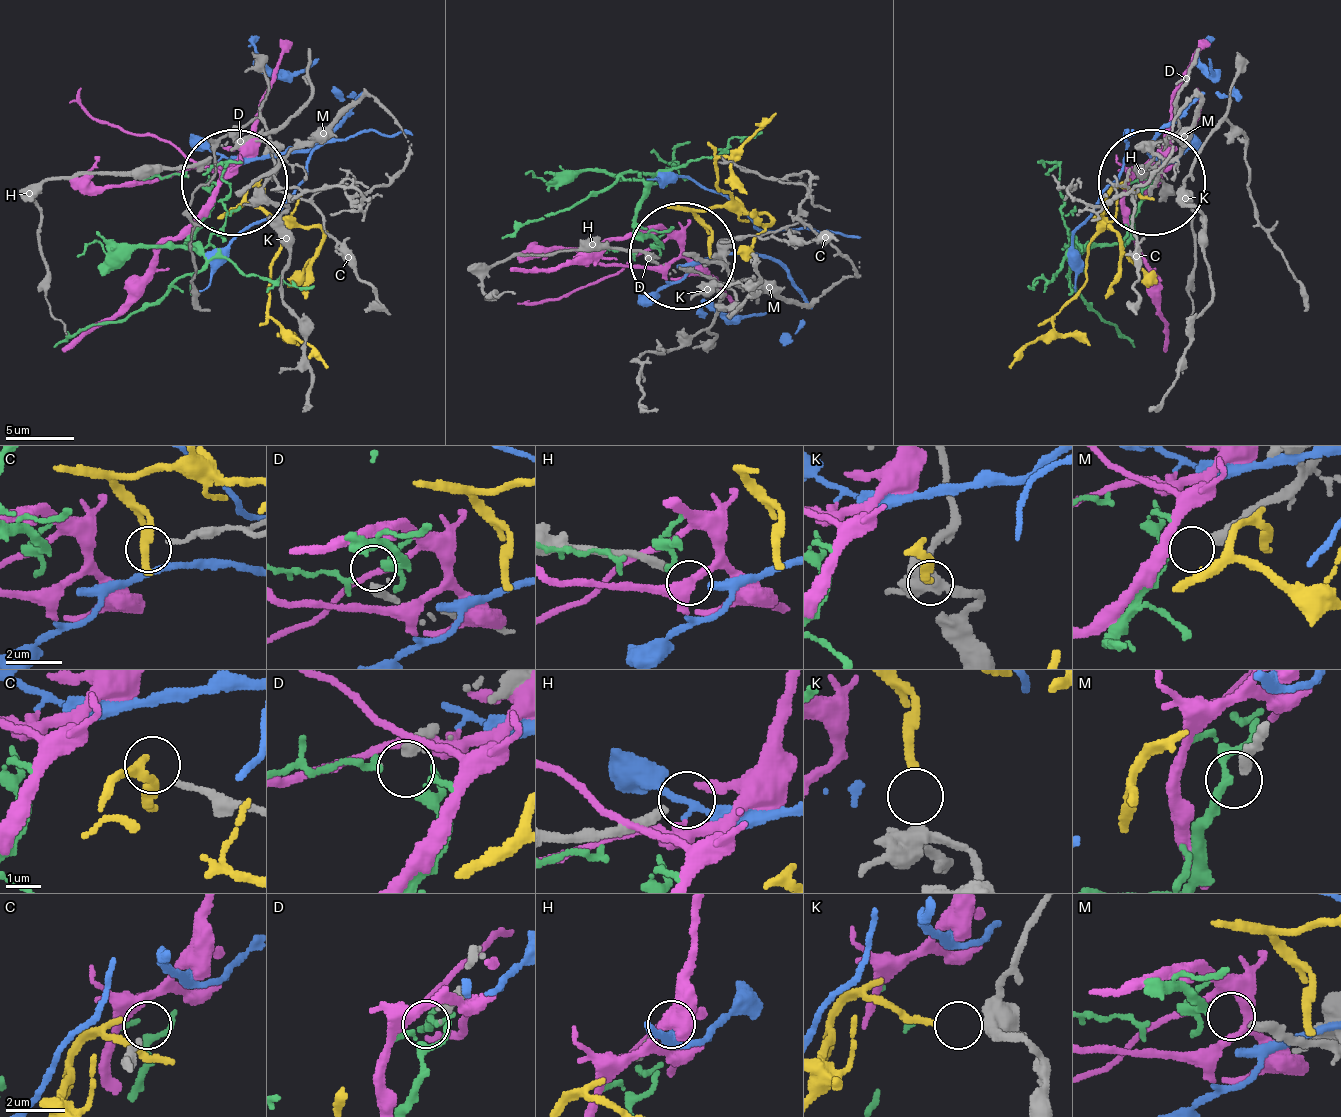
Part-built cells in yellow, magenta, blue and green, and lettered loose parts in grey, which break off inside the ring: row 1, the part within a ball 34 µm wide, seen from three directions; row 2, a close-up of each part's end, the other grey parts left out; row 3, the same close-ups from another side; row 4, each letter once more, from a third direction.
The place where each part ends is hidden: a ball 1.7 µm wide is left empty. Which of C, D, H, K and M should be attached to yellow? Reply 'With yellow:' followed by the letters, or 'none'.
With yellow: K

